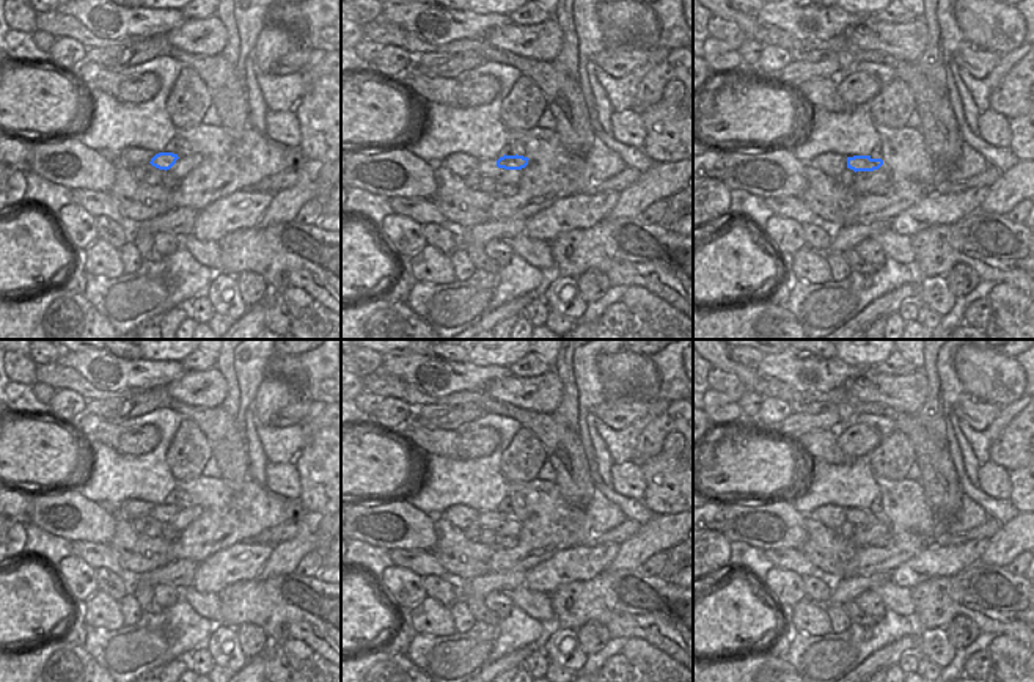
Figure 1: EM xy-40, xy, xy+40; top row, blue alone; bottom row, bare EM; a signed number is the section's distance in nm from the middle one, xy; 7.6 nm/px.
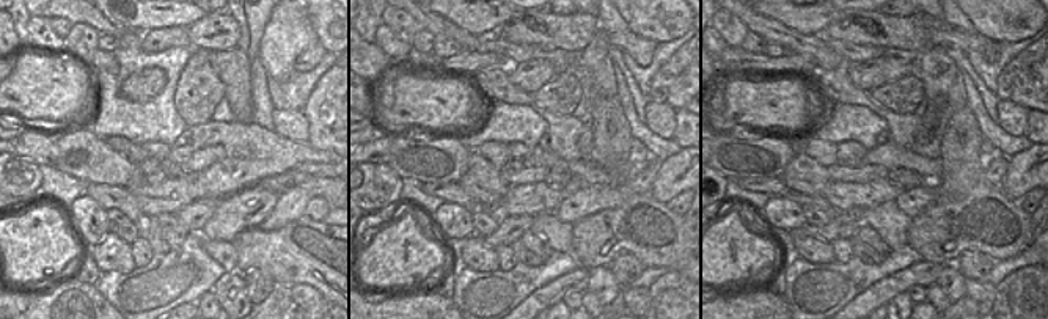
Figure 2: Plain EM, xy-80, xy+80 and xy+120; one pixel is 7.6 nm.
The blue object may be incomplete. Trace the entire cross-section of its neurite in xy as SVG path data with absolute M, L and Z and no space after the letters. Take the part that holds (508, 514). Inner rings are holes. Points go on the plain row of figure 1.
M503 508L497 512L497 519L498 520L504 520L504 522L522 522L528 517L528 509L523 508Z

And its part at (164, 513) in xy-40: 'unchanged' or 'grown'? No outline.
unchanged

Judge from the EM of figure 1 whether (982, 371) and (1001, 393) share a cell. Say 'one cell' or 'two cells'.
one cell

